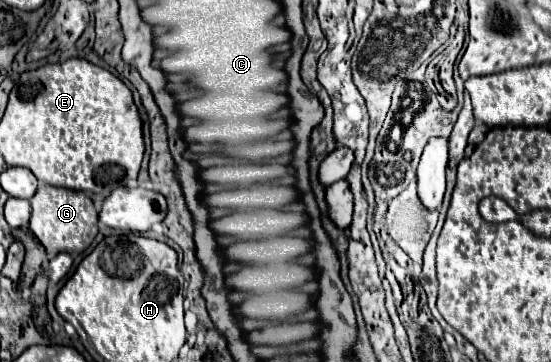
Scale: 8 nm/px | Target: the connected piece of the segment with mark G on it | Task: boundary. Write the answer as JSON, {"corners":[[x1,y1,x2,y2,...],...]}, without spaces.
{"corners":[[41,184,31,198,31,208,31,232,45,246,49,258,59,252,83,252,97,236,97,210,85,192]]}

